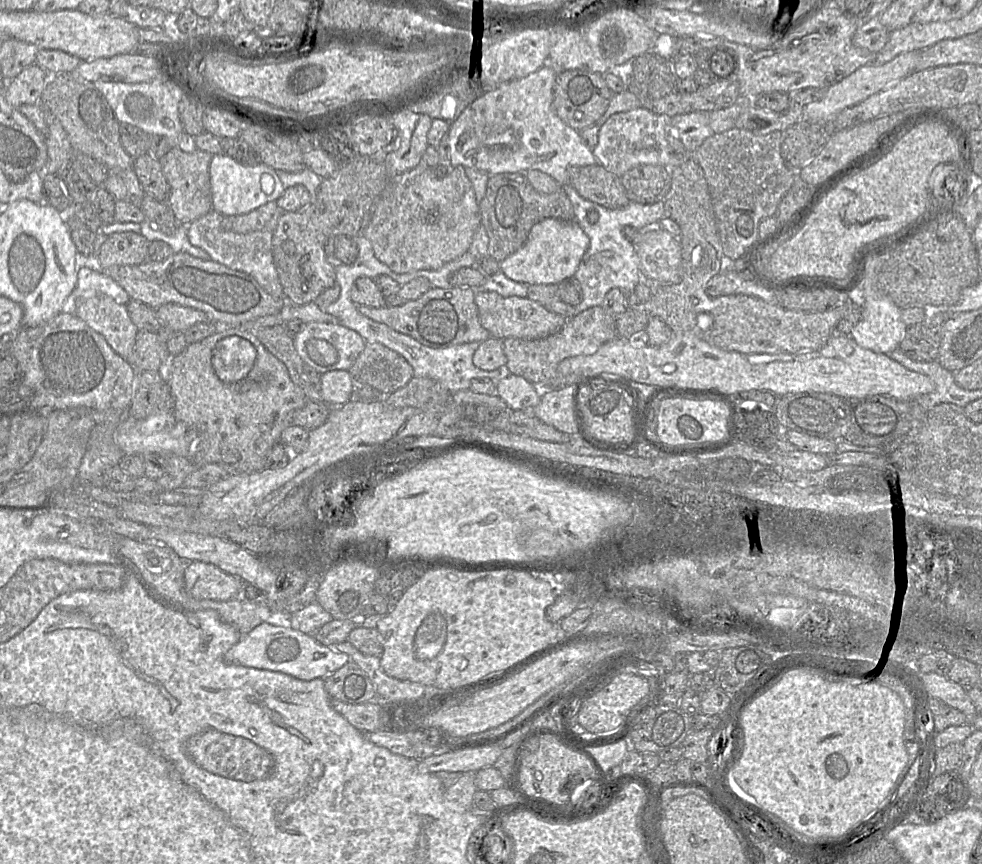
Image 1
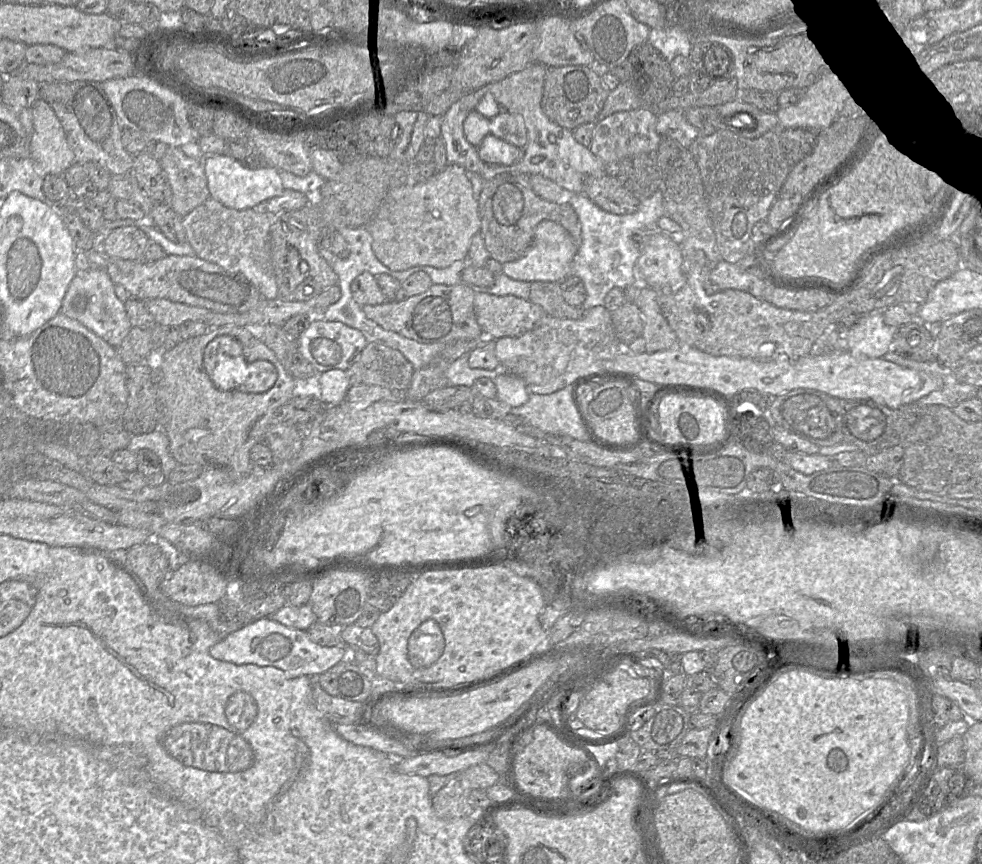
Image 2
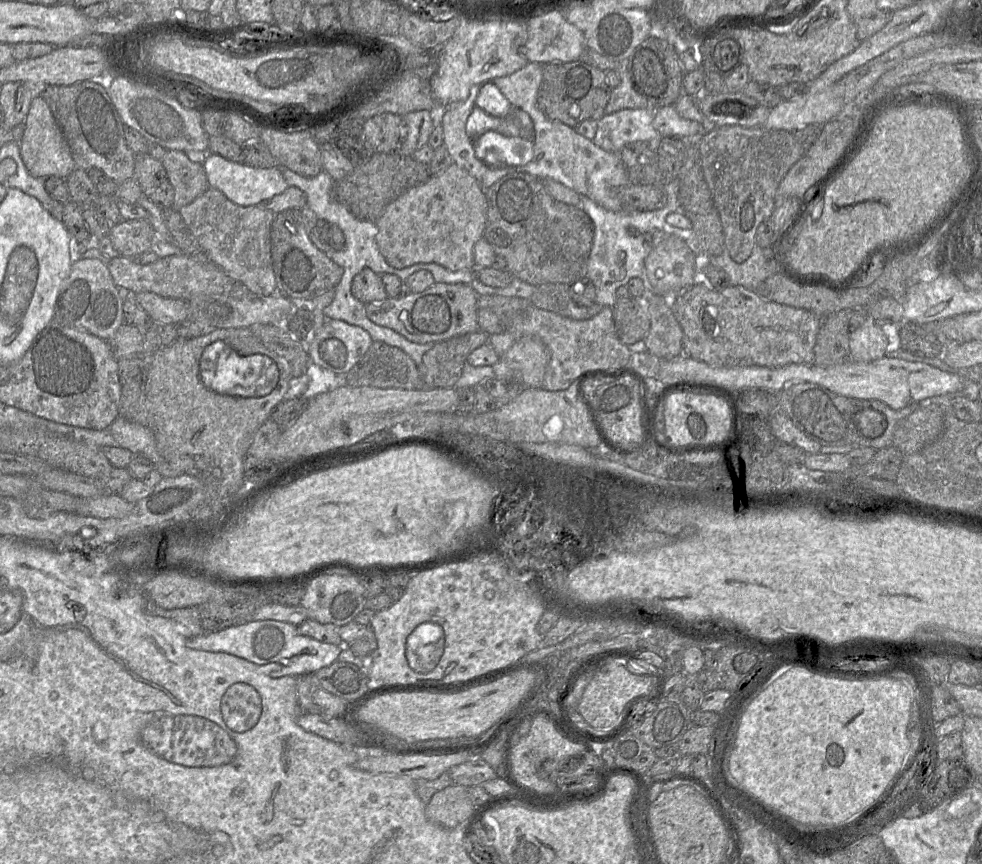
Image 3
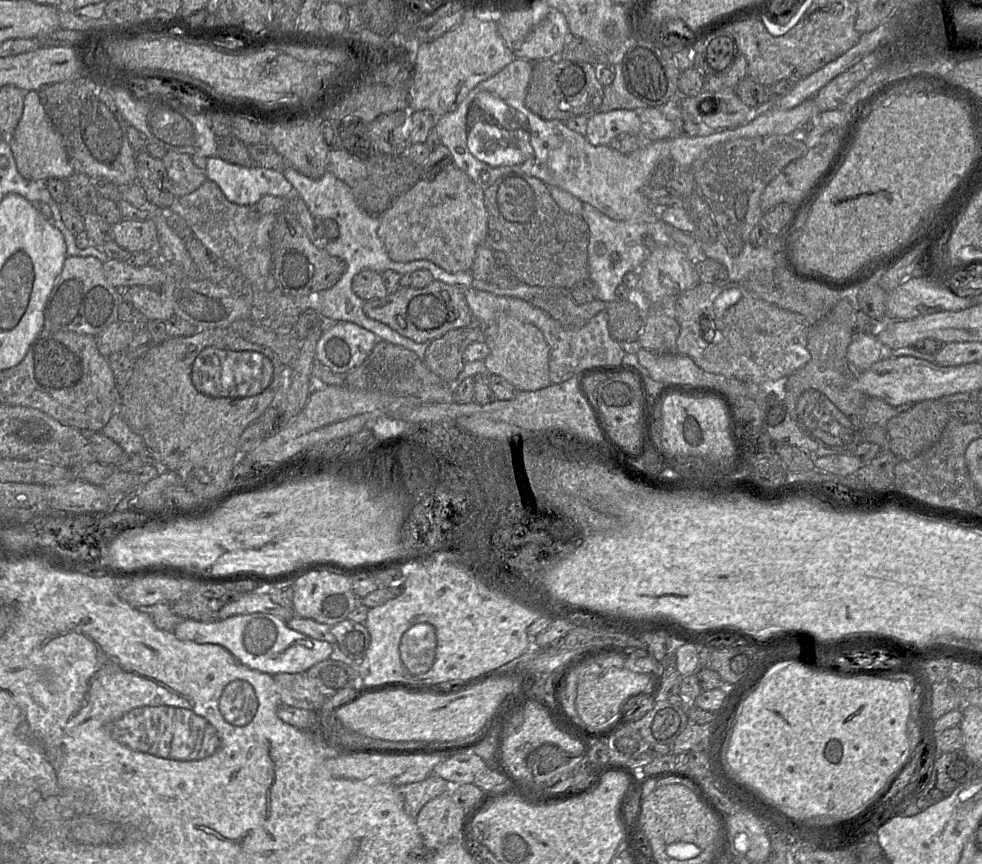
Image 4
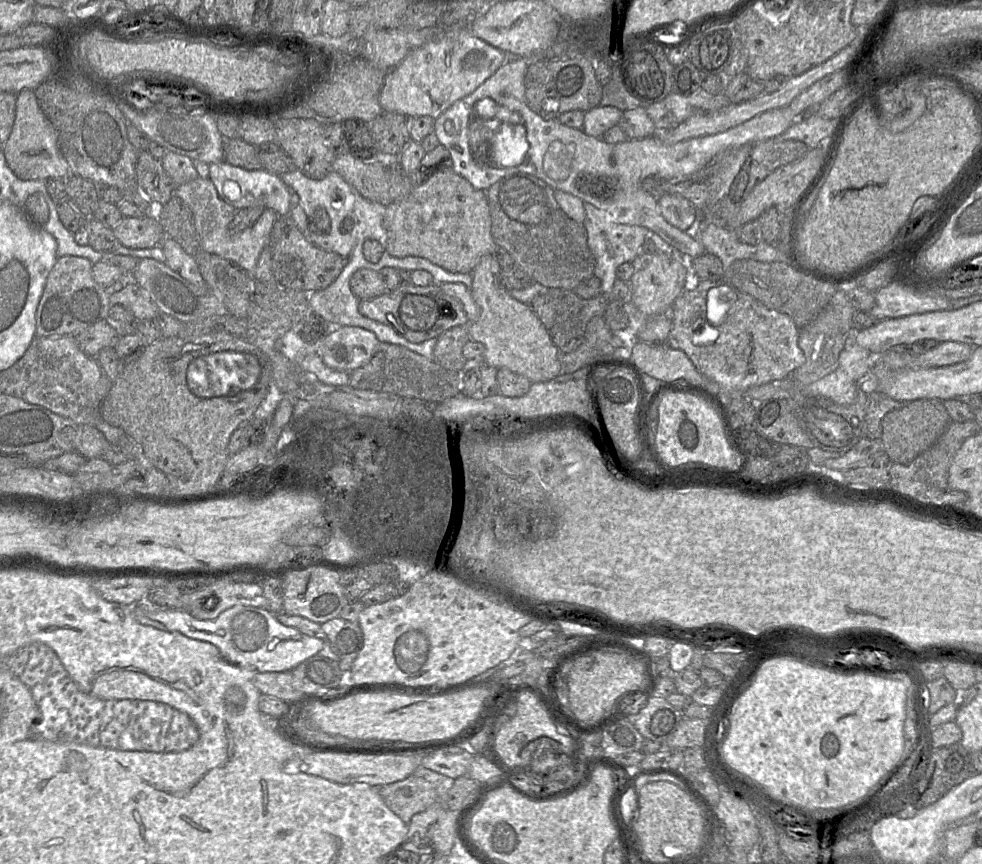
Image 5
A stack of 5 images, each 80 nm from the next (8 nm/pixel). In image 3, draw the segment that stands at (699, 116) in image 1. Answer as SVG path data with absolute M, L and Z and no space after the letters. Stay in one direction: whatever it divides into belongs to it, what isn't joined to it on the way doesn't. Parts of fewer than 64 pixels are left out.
M674 105L656 109L652 125L661 137L696 140L703 133L700 123L681 117Z

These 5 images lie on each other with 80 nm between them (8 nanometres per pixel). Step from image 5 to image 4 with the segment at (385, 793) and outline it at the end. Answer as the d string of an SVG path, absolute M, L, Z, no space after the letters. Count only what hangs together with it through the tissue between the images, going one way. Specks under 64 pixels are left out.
M433 772L424 780L399 786L399 791L404 802L405 812L416 818L423 806L430 800L445 793L452 783Z

